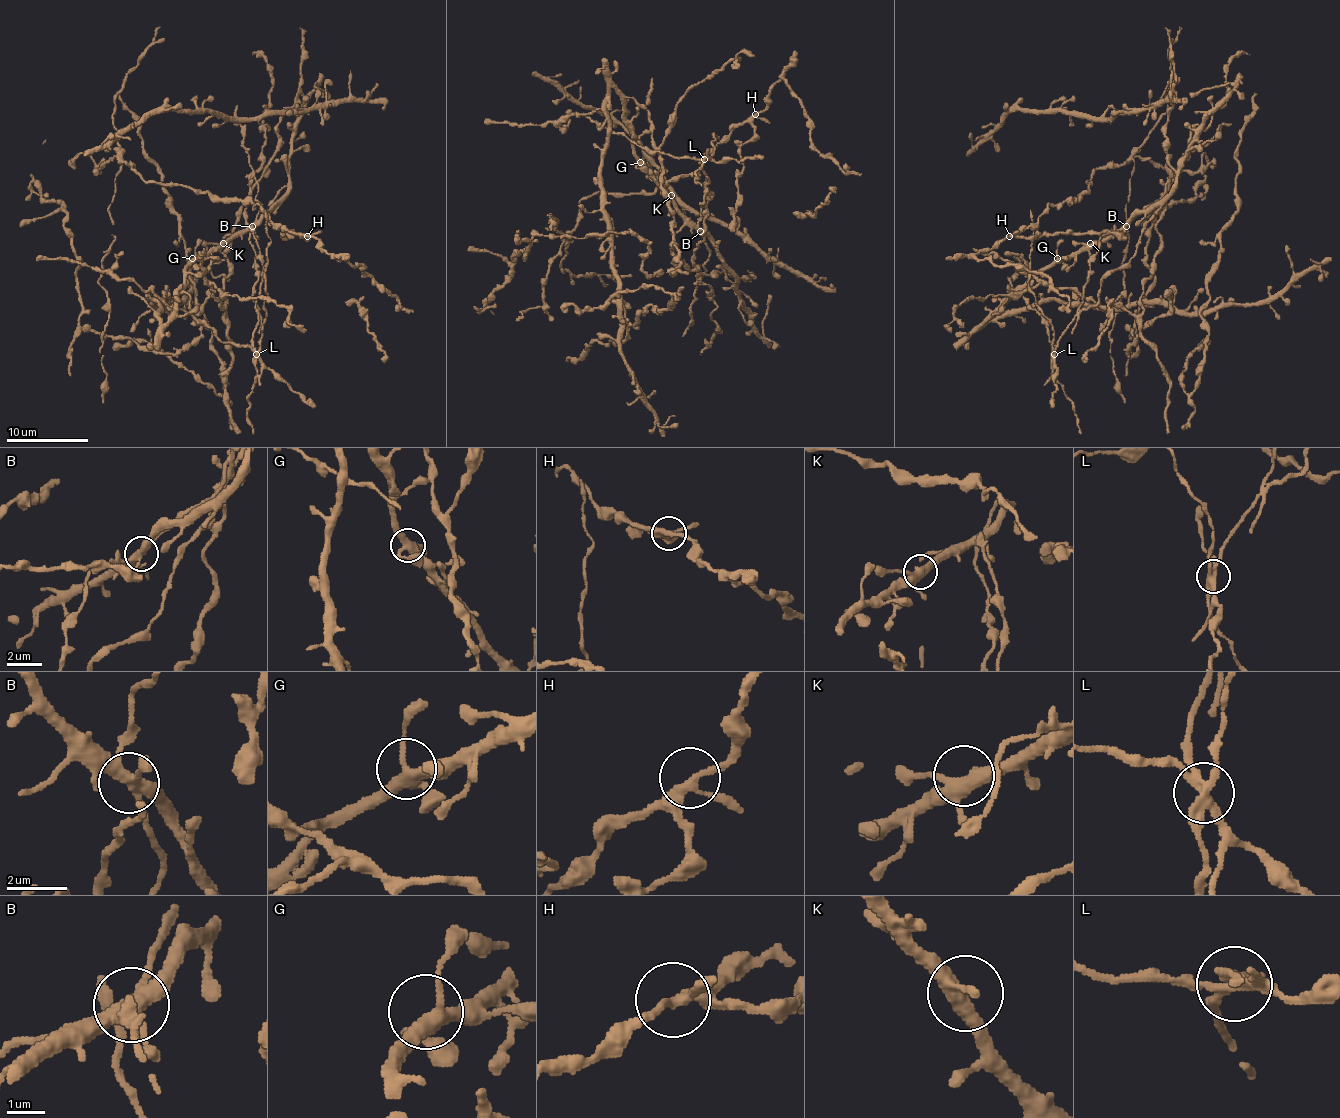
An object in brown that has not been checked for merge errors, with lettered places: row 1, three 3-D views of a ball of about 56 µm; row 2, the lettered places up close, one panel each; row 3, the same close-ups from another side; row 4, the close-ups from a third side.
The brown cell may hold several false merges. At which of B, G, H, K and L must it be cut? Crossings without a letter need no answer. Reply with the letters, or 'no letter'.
B, L

